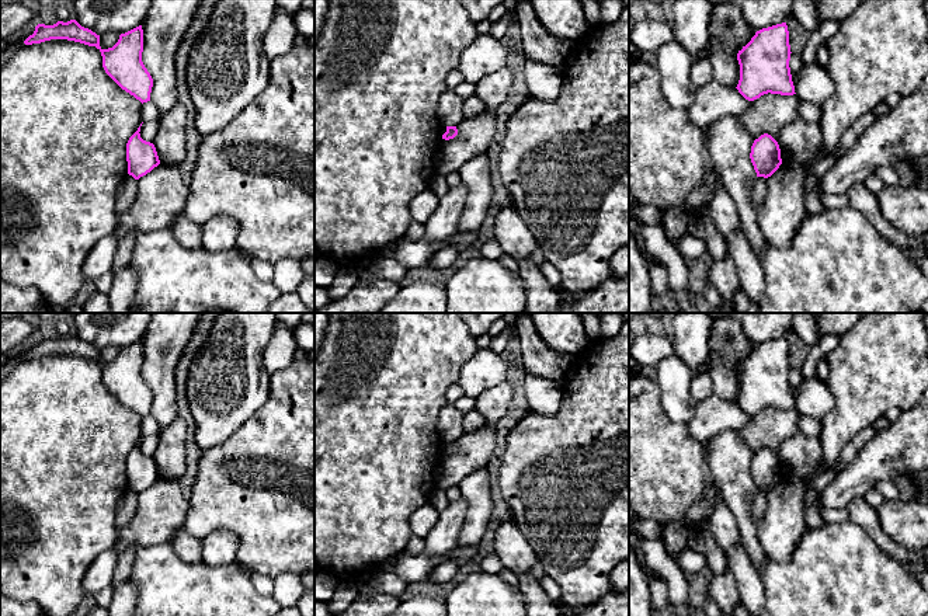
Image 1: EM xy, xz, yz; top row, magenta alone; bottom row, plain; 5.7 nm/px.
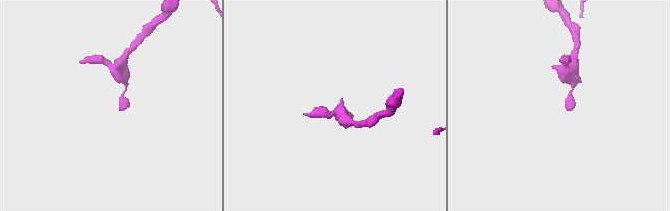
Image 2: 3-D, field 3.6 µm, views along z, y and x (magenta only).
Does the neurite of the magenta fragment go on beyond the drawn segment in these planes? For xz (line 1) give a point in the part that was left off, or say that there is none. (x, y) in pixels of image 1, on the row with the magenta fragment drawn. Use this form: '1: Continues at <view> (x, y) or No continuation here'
1: No continuation here

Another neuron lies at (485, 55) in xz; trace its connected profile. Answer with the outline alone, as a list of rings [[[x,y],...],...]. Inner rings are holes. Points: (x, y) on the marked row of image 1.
[[[490,34],[477,35],[460,52],[458,69],[465,81],[477,84],[483,77],[496,73],[507,65],[507,51],[500,39]]]

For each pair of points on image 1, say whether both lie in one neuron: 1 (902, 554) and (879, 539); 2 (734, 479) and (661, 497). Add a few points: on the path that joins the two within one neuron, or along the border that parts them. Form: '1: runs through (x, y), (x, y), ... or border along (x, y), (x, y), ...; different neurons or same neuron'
1: runs through (896, 552), (885, 543); same neuron
2: border along (709, 451), (708, 467), (723, 498); different neurons

